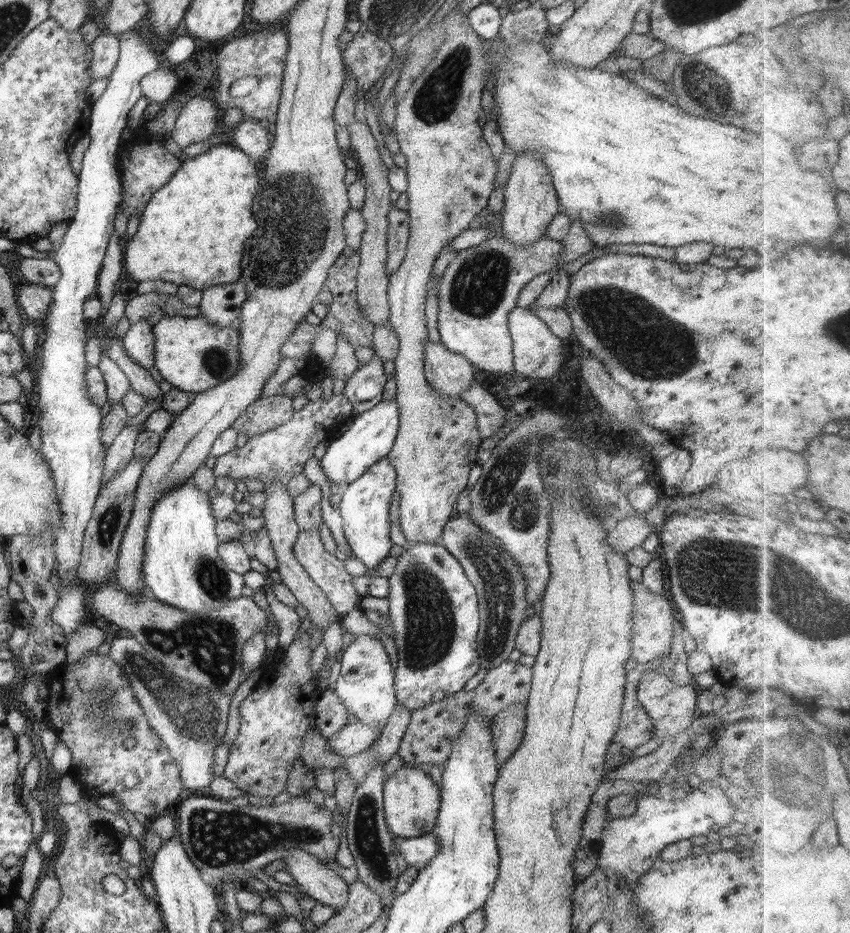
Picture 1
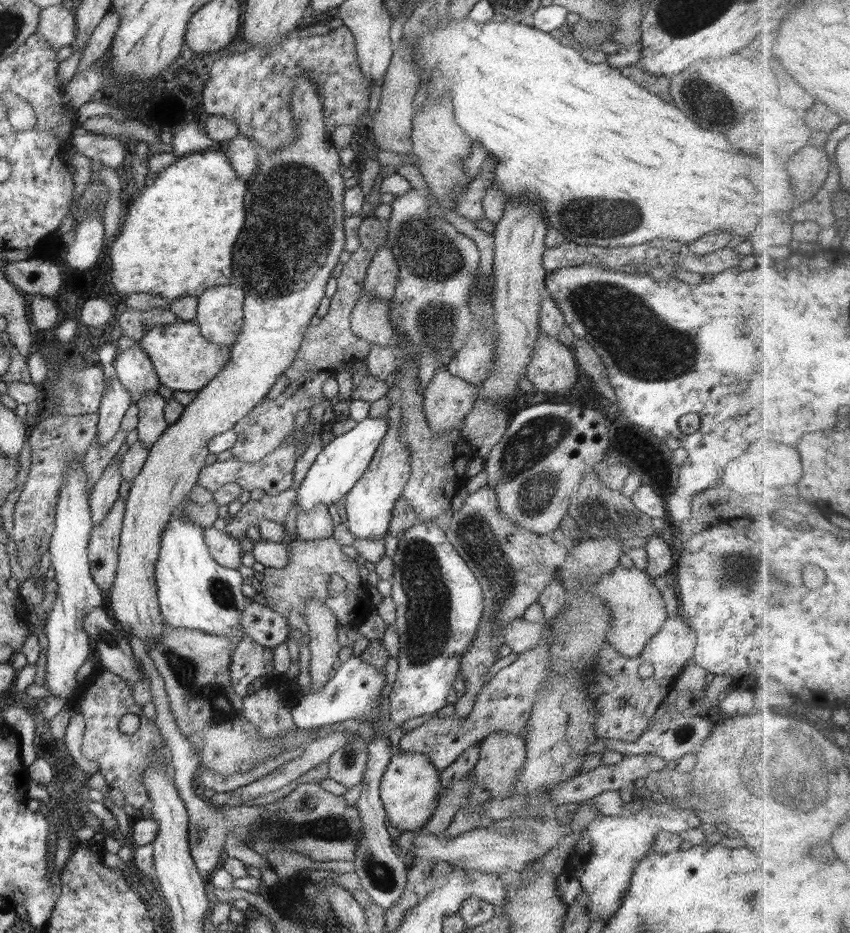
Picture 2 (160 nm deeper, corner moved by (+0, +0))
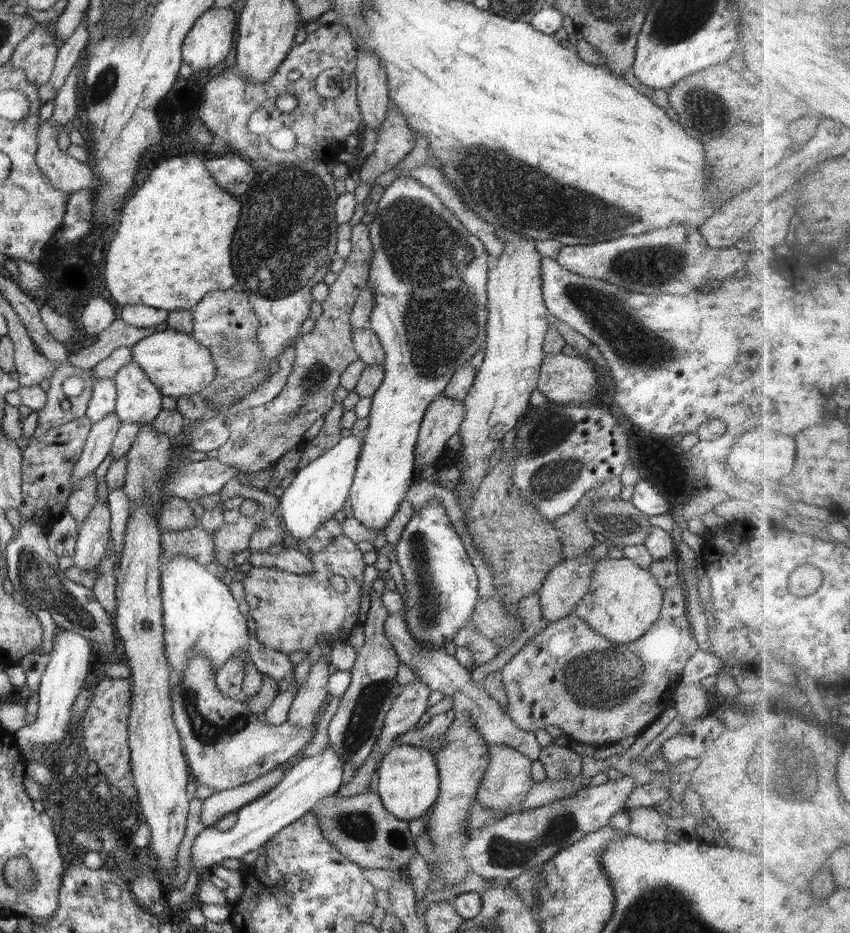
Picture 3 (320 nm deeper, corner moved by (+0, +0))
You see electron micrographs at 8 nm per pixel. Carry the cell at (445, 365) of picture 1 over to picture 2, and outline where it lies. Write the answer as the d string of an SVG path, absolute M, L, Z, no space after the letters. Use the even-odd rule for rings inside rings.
M440 367L432 377L432 381L423 392L423 411L428 426L434 434L443 434L454 426L461 426L468 412L471 411L479 387L452 375L448 367Z

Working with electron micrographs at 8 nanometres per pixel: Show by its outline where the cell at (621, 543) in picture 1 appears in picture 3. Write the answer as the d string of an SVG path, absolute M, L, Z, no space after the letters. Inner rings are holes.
M585 552L575 558L566 558L555 566L537 590L540 597L541 618L554 622L572 614L589 590L592 573L598 562Z

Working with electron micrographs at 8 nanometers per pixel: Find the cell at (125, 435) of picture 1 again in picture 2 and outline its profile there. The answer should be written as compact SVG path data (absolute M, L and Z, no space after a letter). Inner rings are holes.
M121 459L111 461L104 469L98 482L91 488L89 494L90 513L92 513L92 524L100 524L104 517L108 516L108 511L119 499L119 488L123 478L119 473L119 462Z

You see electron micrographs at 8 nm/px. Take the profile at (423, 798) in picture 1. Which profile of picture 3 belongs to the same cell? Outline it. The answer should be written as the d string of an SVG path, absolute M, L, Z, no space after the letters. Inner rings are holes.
M408 744L394 745L379 762L378 796L384 806L396 818L411 821L422 819L437 801L440 786L440 774L436 769L435 754L428 749Z

